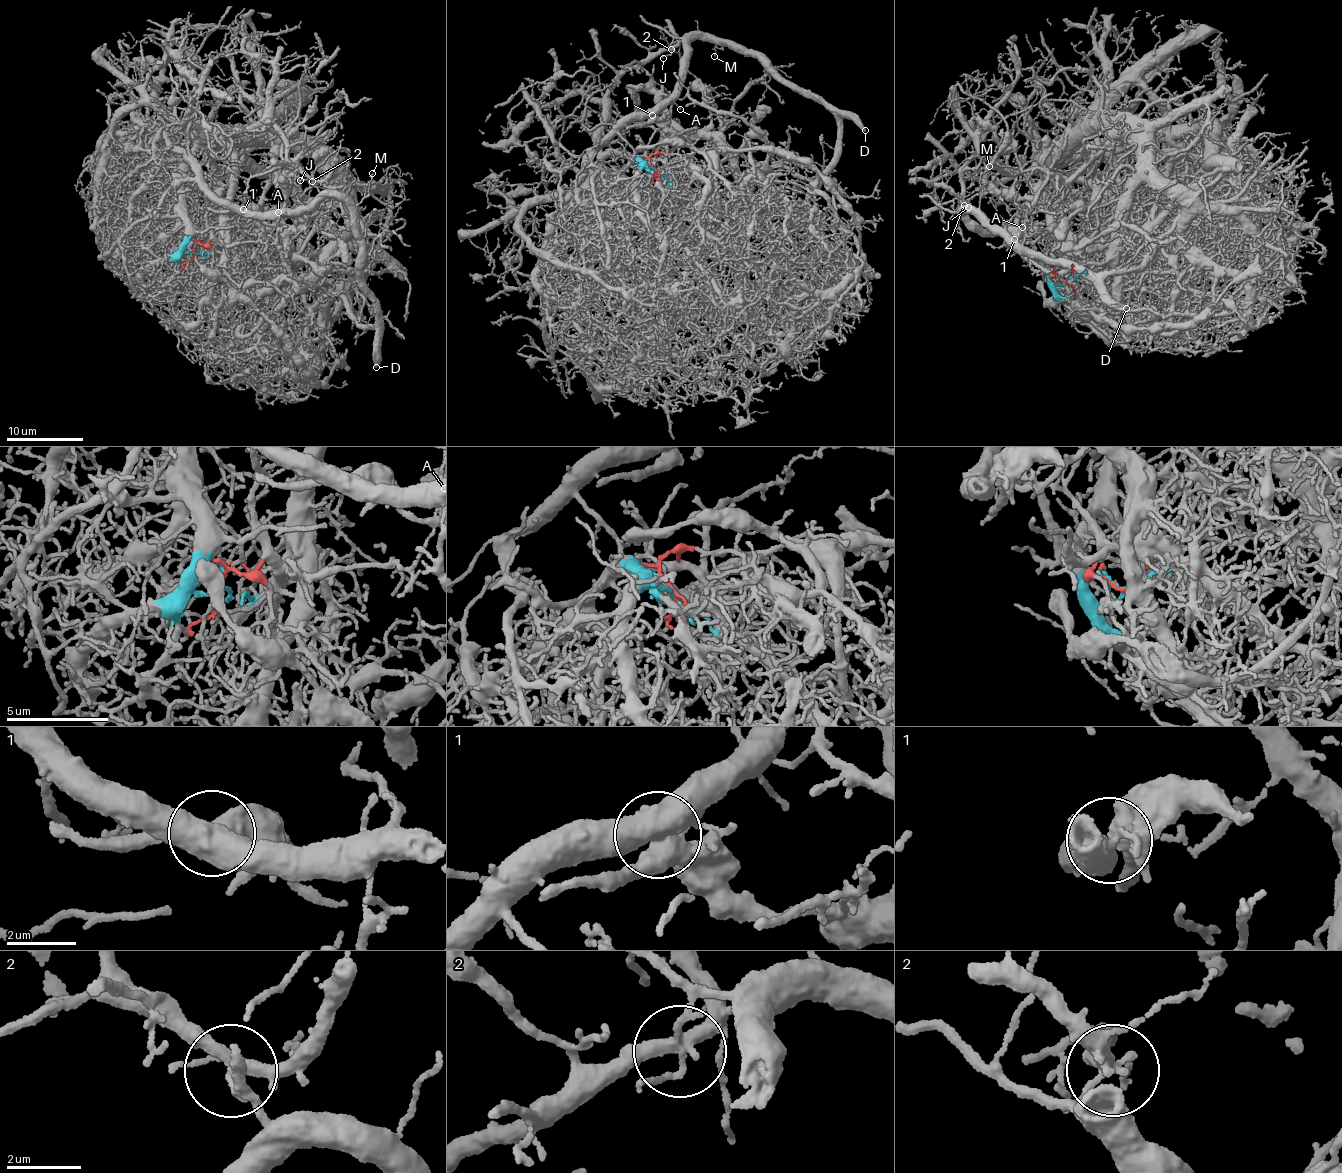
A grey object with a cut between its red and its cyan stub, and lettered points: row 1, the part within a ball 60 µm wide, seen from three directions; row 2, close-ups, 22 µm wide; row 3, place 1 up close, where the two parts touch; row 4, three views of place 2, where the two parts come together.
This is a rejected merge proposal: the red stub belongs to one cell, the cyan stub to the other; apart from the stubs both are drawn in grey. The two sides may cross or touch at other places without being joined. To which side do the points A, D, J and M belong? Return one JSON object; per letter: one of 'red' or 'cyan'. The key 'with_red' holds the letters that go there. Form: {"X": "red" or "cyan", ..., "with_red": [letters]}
{"A": "red", "D": "red", "J": "red", "M": "red", "with_red": ["A", "D", "J", "M"]}

